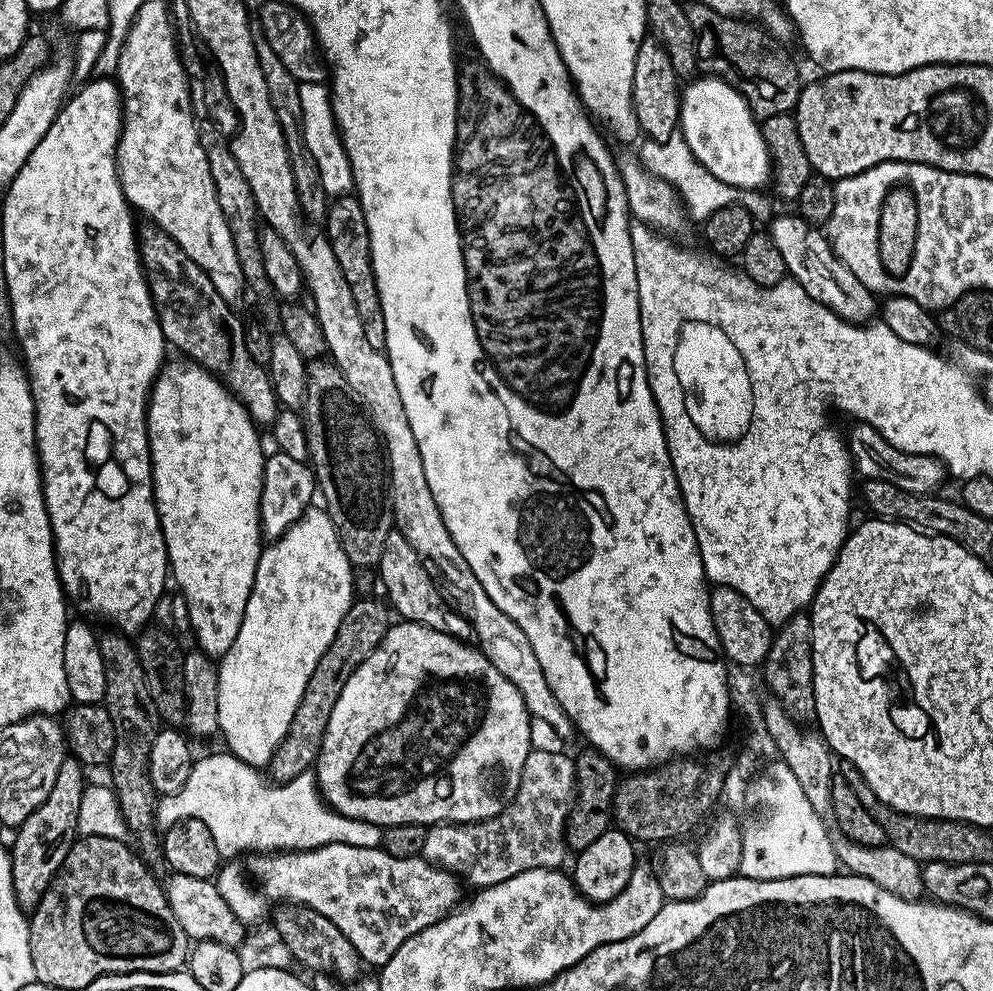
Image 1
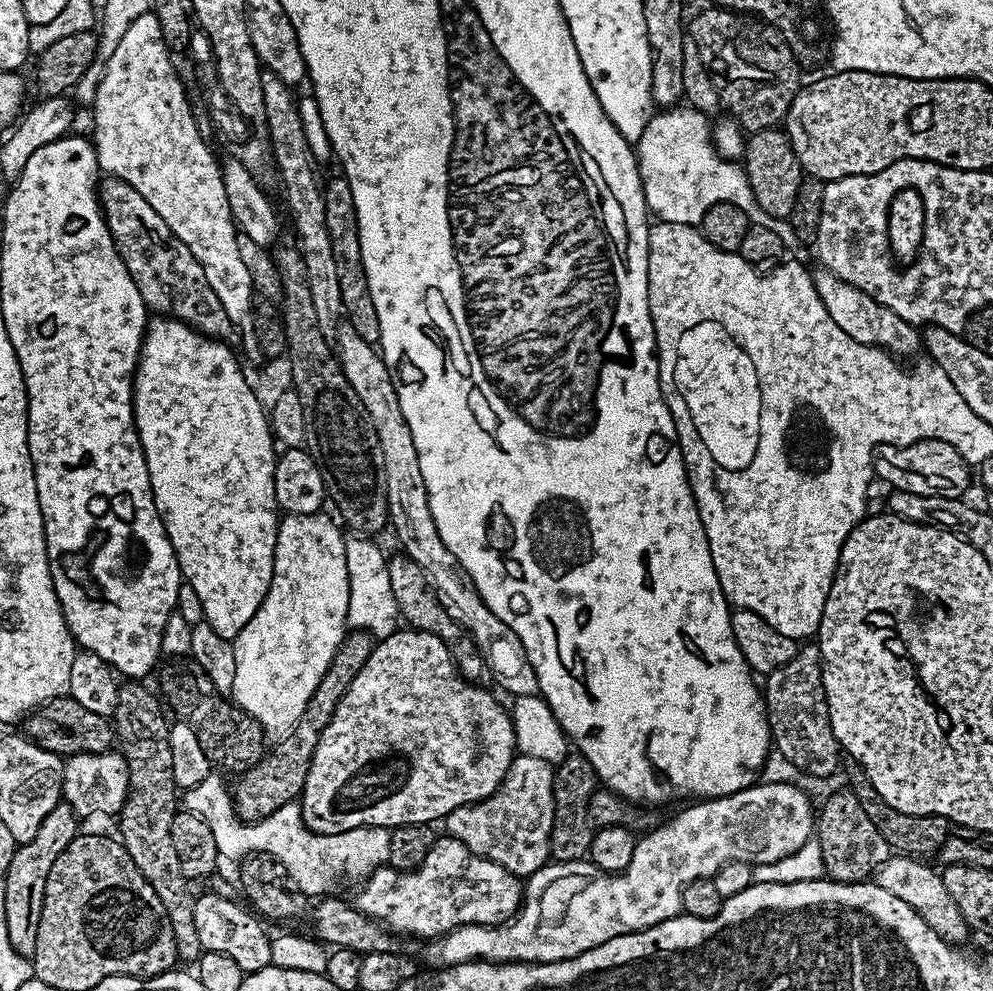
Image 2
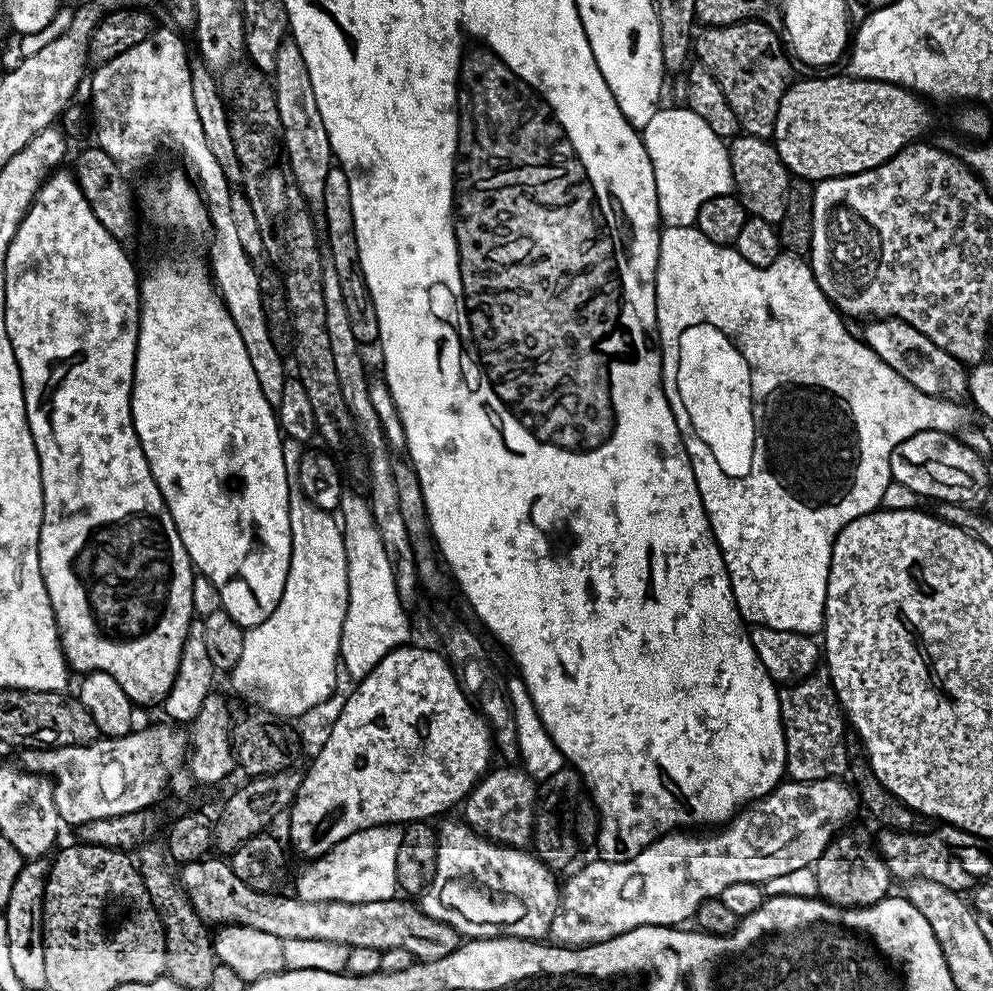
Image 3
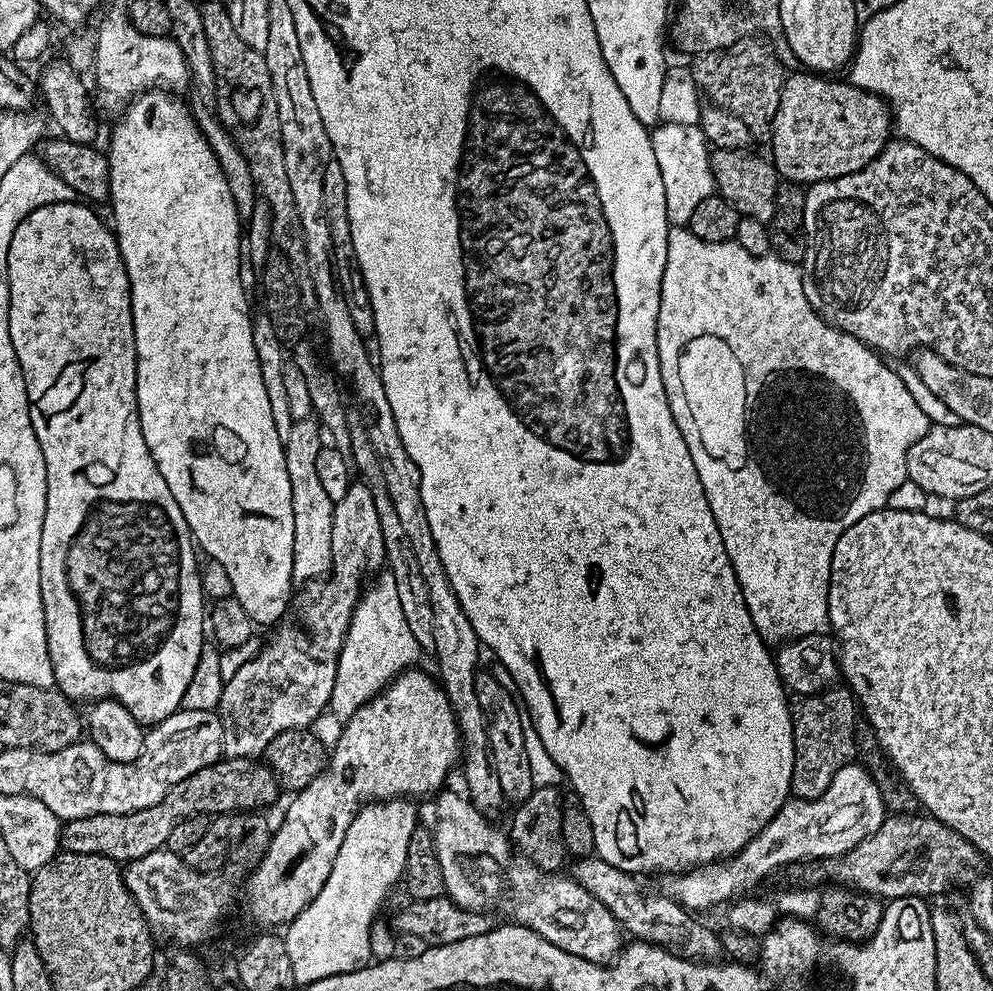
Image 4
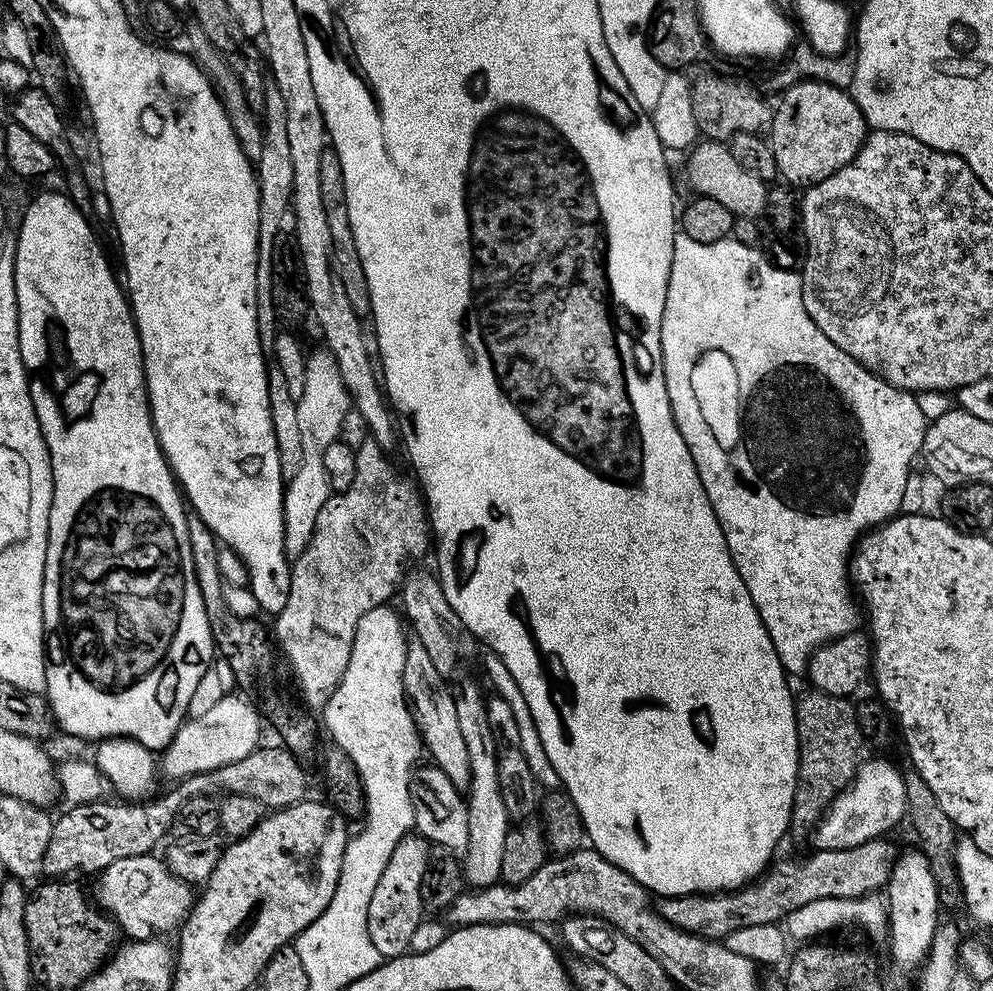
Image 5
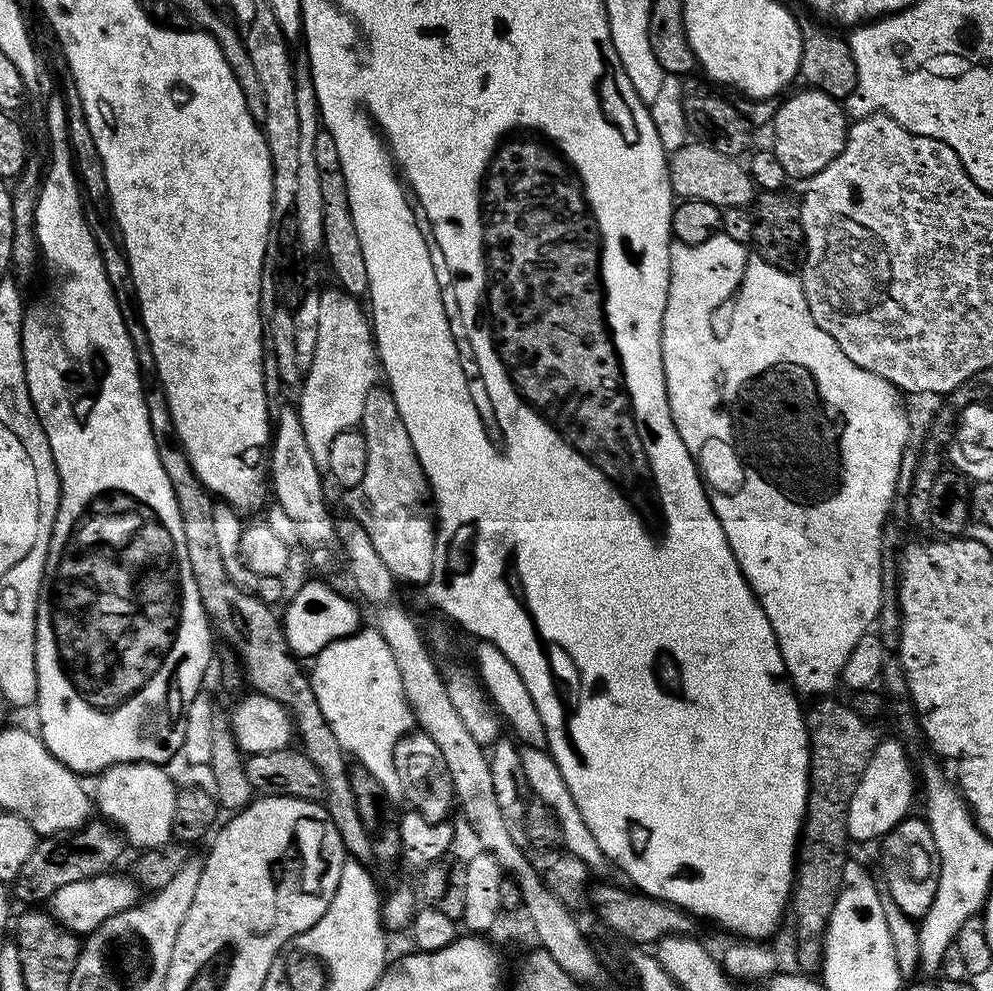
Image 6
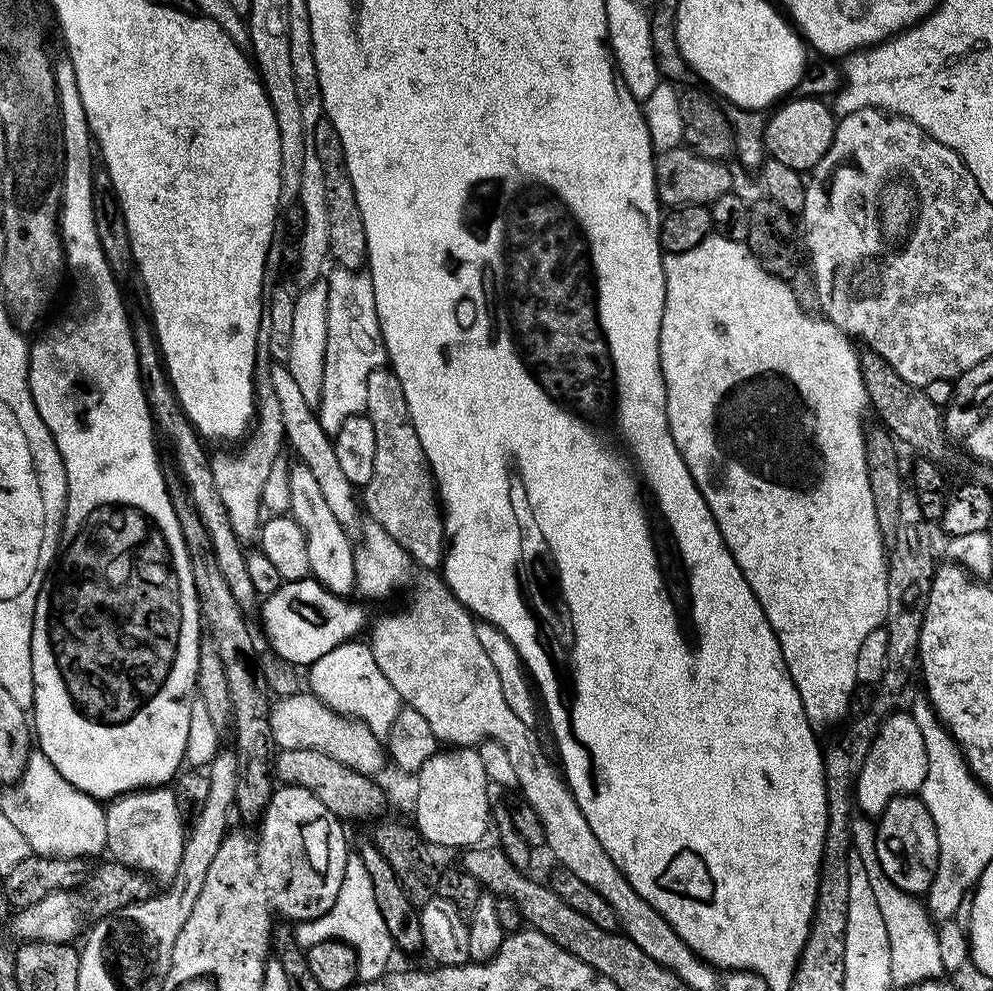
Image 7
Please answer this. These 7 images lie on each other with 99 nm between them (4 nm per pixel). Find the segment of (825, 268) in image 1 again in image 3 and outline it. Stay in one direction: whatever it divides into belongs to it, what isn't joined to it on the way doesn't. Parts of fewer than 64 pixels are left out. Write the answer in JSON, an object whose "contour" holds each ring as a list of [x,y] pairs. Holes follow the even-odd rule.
{"contour":[[[872,318],[865,324],[868,325],[862,331],[864,343],[874,350],[874,354],[878,354],[878,358],[882,358],[882,362],[886,362],[886,366],[902,374],[910,386],[922,390],[922,394],[939,396],[941,400],[960,402],[968,396],[969,373],[965,365],[942,350],[942,346],[934,346],[922,330],[914,330],[914,326],[891,318]]]}

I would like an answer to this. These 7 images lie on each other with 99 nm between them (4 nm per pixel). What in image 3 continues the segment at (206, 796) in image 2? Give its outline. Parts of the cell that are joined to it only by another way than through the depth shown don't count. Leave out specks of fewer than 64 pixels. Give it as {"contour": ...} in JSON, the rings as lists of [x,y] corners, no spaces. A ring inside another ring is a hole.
{"contour":[[[377,826],[350,834],[324,856],[317,856],[300,876],[299,895],[313,900],[378,902],[397,895],[396,863],[401,829],[396,826]]]}

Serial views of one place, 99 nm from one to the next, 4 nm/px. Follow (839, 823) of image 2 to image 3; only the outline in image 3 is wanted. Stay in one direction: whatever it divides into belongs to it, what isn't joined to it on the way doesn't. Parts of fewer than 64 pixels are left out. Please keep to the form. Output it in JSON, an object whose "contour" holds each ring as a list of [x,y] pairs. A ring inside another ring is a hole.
{"contour":[[[845,827],[836,833],[814,865],[816,896],[840,908],[865,908],[883,900],[893,891],[894,877],[880,856],[879,847],[864,828]]]}

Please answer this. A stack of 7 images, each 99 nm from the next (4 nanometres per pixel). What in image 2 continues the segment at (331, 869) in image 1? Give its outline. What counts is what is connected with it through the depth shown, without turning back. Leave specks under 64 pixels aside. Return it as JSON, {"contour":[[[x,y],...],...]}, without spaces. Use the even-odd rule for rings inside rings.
{"contour":[[[447,834],[441,835],[437,839],[436,845],[430,850],[430,854],[426,854],[426,862],[422,862],[422,866],[414,872],[400,872],[397,868],[377,868],[371,876],[363,881],[364,889],[357,894],[354,899],[355,907],[360,911],[366,913],[368,916],[373,916],[374,919],[379,920],[384,925],[385,929],[391,930],[393,933],[401,934],[400,932],[409,932],[412,936],[432,936],[428,938],[439,938],[445,932],[452,931],[454,926],[462,924],[502,924],[506,920],[511,920],[520,910],[522,903],[522,880],[521,877],[514,875],[512,872],[507,872],[502,866],[498,866],[494,862],[484,860],[480,856],[472,855],[472,852],[462,842],[458,842],[452,836]]]}

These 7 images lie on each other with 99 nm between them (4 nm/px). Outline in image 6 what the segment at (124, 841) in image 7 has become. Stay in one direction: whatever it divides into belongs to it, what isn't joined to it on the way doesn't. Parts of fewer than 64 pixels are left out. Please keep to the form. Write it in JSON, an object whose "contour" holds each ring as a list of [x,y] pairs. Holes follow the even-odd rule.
{"contour":[[[116,764],[99,773],[94,792],[94,804],[100,807],[99,815],[115,826],[122,833],[125,841],[132,844],[136,850],[149,848],[163,848],[174,836],[174,802],[178,791],[178,784],[168,777],[167,767],[159,764]]]}

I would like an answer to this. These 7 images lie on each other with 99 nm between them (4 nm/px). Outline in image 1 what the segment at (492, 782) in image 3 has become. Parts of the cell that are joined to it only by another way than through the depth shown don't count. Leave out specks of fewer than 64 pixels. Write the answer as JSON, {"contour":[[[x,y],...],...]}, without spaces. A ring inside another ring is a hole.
{"contour":[[[533,748],[522,766],[520,785],[509,804],[489,820],[431,825],[424,843],[424,859],[451,872],[465,885],[473,884],[476,890],[506,882],[506,878],[526,870],[559,869],[566,853],[564,827],[576,799],[576,766],[568,755],[567,751],[550,754]]]}

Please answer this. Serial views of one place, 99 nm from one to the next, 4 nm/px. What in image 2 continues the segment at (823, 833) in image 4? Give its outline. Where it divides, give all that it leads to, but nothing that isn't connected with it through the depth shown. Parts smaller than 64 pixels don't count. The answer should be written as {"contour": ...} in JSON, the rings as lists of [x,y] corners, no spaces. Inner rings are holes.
{"contour":[[[757,782],[748,788],[738,790],[729,796],[713,796],[711,798],[701,799],[699,802],[692,802],[689,808],[684,808],[677,814],[673,820],[657,823],[656,827],[643,833],[637,839],[634,846],[634,854],[630,862],[624,867],[622,872],[603,872],[599,866],[593,864],[591,859],[575,860],[574,862],[549,862],[535,872],[534,875],[527,877],[526,883],[522,888],[522,903],[519,912],[506,920],[502,924],[462,924],[453,927],[452,931],[445,932],[428,948],[429,965],[439,966],[440,968],[450,968],[454,964],[465,964],[471,960],[490,960],[493,964],[545,964],[546,962],[558,962],[559,960],[569,960],[594,946],[602,946],[602,942],[610,942],[610,938],[618,938],[622,934],[631,932],[641,932],[655,924],[666,922],[670,918],[681,915],[682,912],[682,894],[686,886],[690,886],[695,880],[706,880],[715,876],[723,864],[729,864],[731,860],[745,860],[747,864],[753,866],[758,864],[769,864],[778,862],[790,854],[794,854],[803,844],[809,843],[813,839],[816,826],[817,809],[812,808],[812,800],[796,784],[763,784]]]}

